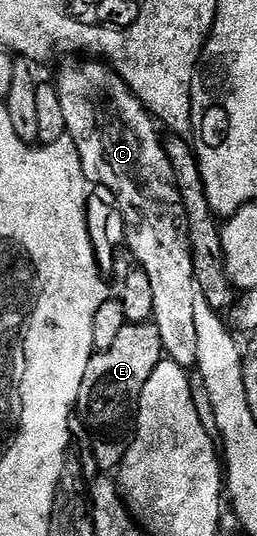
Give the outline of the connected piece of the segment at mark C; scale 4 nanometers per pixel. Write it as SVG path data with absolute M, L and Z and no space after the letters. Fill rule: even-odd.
M67 59L63 66L59 69L59 81L54 82L54 87L59 93L62 114L65 115L65 127L67 128L66 136L73 139L73 143L77 145L77 155L81 155L81 167L83 173L87 176L88 182L92 186L100 185L103 189L108 189L113 196L113 204L119 209L121 219L124 220L124 235L126 237L126 248L131 248L131 253L135 256L134 264L138 268L145 271L145 275L149 275L149 283L153 287L153 323L157 327L157 331L161 331L161 343L163 344L163 352L170 360L176 361L183 369L188 371L194 370L197 366L197 336L196 324L193 321L193 297L197 292L195 288L195 276L193 275L193 259L191 258L191 244L189 243L189 227L187 226L187 216L185 215L185 207L181 203L181 195L177 191L177 183L173 175L173 167L169 167L169 159L163 150L163 141L159 137L160 130L157 128L156 122L153 120L152 114L143 106L142 101L135 97L135 93L129 88L119 74L106 63L100 63L95 59Z

